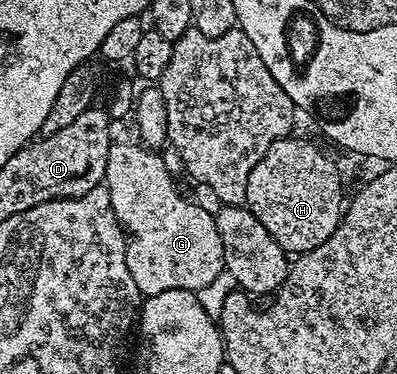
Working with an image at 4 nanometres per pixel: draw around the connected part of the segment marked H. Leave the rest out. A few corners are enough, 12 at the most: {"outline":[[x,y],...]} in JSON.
{"outline":[[290,134],[259,158],[244,207],[285,253],[323,246],[341,172]]}

